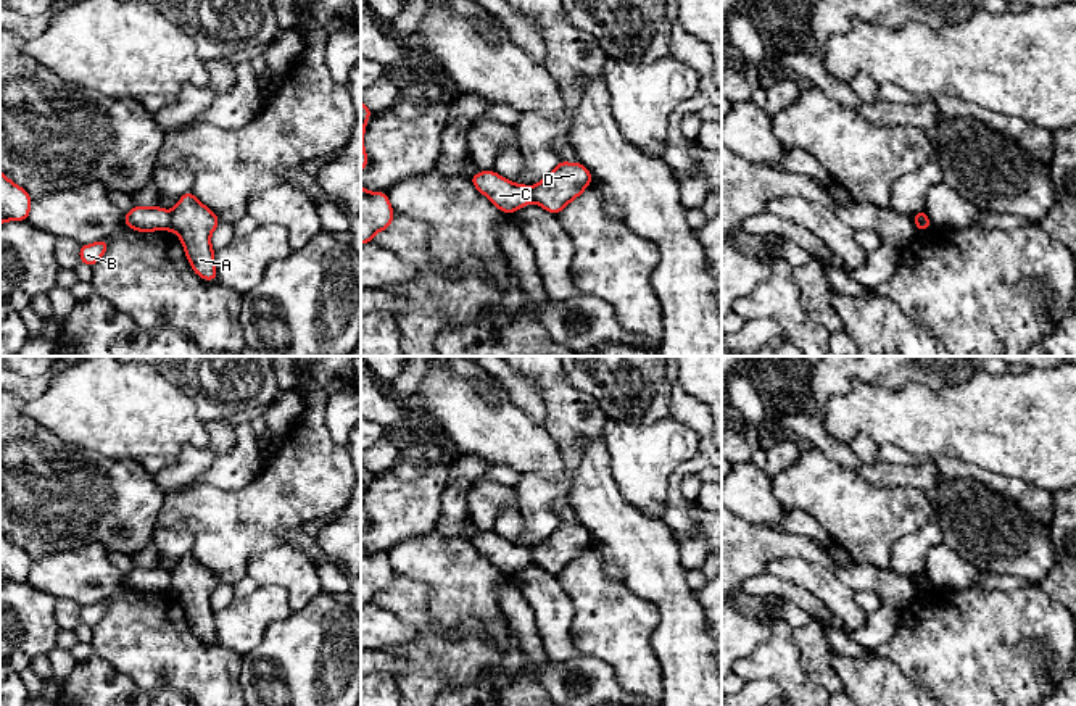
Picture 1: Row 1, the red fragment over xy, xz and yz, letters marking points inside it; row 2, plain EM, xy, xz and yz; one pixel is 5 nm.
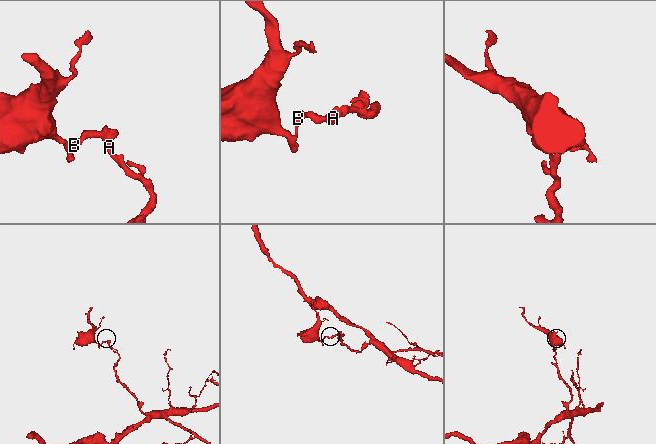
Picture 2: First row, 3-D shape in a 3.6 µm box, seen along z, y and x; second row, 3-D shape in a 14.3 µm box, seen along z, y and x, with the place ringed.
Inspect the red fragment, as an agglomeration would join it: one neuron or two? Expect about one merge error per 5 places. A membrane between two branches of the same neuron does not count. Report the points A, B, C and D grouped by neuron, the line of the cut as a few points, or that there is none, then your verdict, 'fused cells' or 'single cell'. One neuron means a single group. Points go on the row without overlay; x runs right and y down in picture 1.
A D / B C | xy (169, 573), (171, 590) | fused cells

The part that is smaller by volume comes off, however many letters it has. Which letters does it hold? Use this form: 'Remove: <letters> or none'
Remove: B, C

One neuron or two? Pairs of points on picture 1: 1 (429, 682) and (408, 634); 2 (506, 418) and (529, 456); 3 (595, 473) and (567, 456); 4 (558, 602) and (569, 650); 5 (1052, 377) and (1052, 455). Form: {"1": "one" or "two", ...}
{"1": "two", "2": "one", "3": "two", "4": "one", "5": "one"}

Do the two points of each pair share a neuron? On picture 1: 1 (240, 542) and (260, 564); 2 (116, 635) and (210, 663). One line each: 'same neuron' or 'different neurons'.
1: different neurons
2: same neuron

